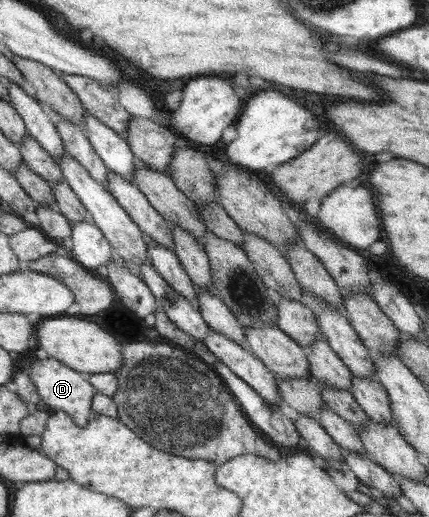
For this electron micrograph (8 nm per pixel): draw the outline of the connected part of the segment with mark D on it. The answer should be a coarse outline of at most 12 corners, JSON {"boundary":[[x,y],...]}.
{"boundary":[[47,357],[29,381],[42,406],[84,427],[94,412],[91,375]]}

